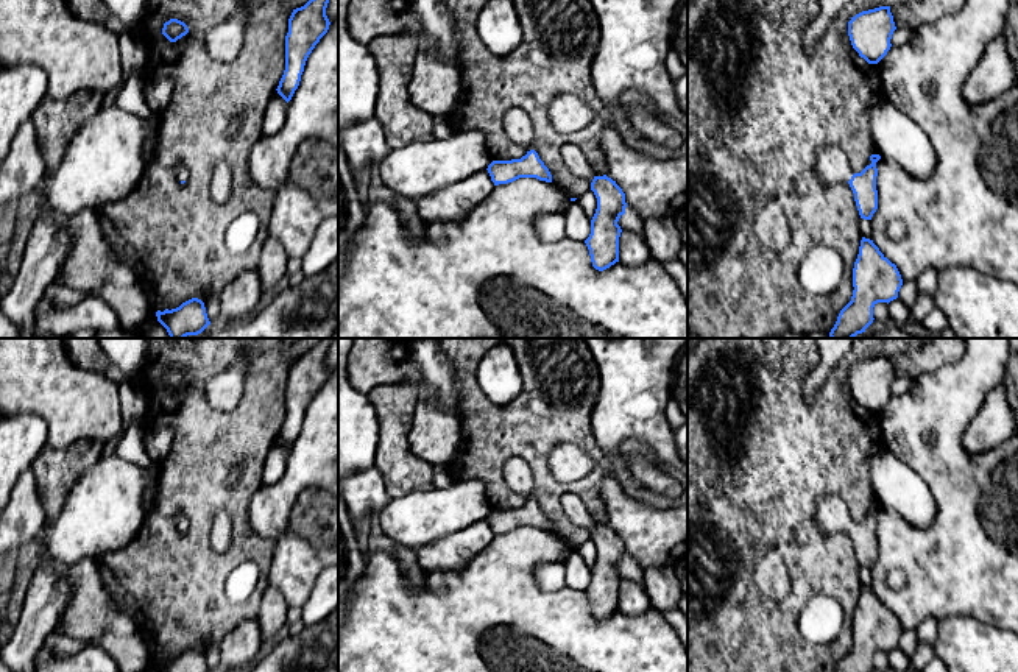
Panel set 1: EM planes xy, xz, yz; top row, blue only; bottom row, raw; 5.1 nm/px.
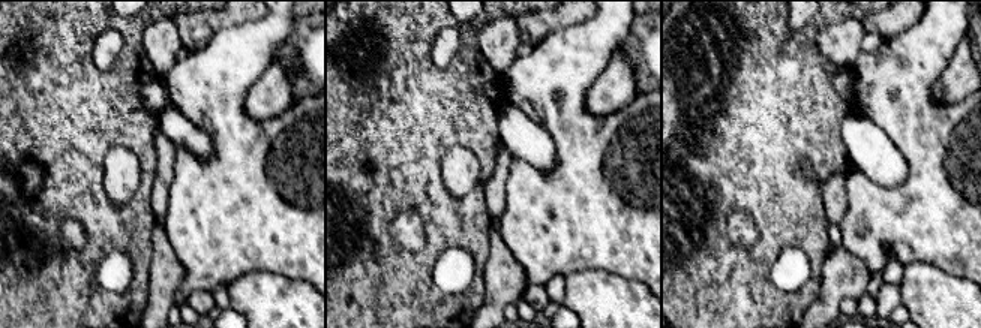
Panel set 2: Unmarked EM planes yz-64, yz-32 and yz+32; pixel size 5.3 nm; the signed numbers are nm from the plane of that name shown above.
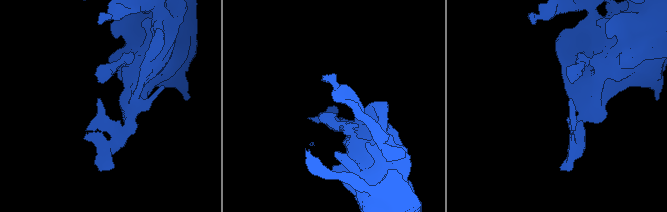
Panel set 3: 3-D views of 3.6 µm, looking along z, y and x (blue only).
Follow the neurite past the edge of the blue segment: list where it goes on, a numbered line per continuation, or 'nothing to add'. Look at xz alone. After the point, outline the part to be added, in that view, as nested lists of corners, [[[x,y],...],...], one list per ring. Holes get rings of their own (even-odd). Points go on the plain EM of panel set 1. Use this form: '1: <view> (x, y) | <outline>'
1: xz (518, 476) | [[[511,457],[504,465],[505,483],[518,494],[533,499],[535,479],[530,466],[519,457]]]

